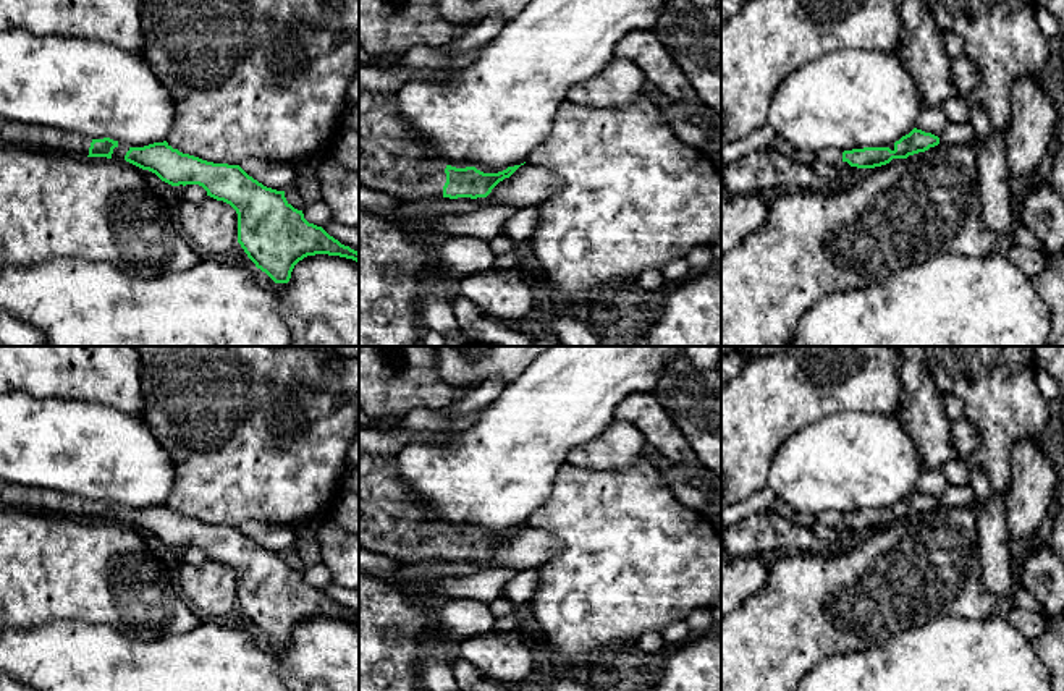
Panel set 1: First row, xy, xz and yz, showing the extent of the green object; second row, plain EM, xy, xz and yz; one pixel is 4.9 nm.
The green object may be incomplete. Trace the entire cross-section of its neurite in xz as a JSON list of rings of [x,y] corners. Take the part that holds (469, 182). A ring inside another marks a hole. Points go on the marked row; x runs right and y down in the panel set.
[[[359,89],[359,186],[385,193],[403,204],[433,197],[487,197],[521,165],[498,173],[456,168],[430,157],[399,115],[396,95]]]

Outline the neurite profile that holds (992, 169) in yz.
[[[991,128],[978,150],[975,167],[982,201],[982,223],[999,236],[1014,233],[1004,133]]]

